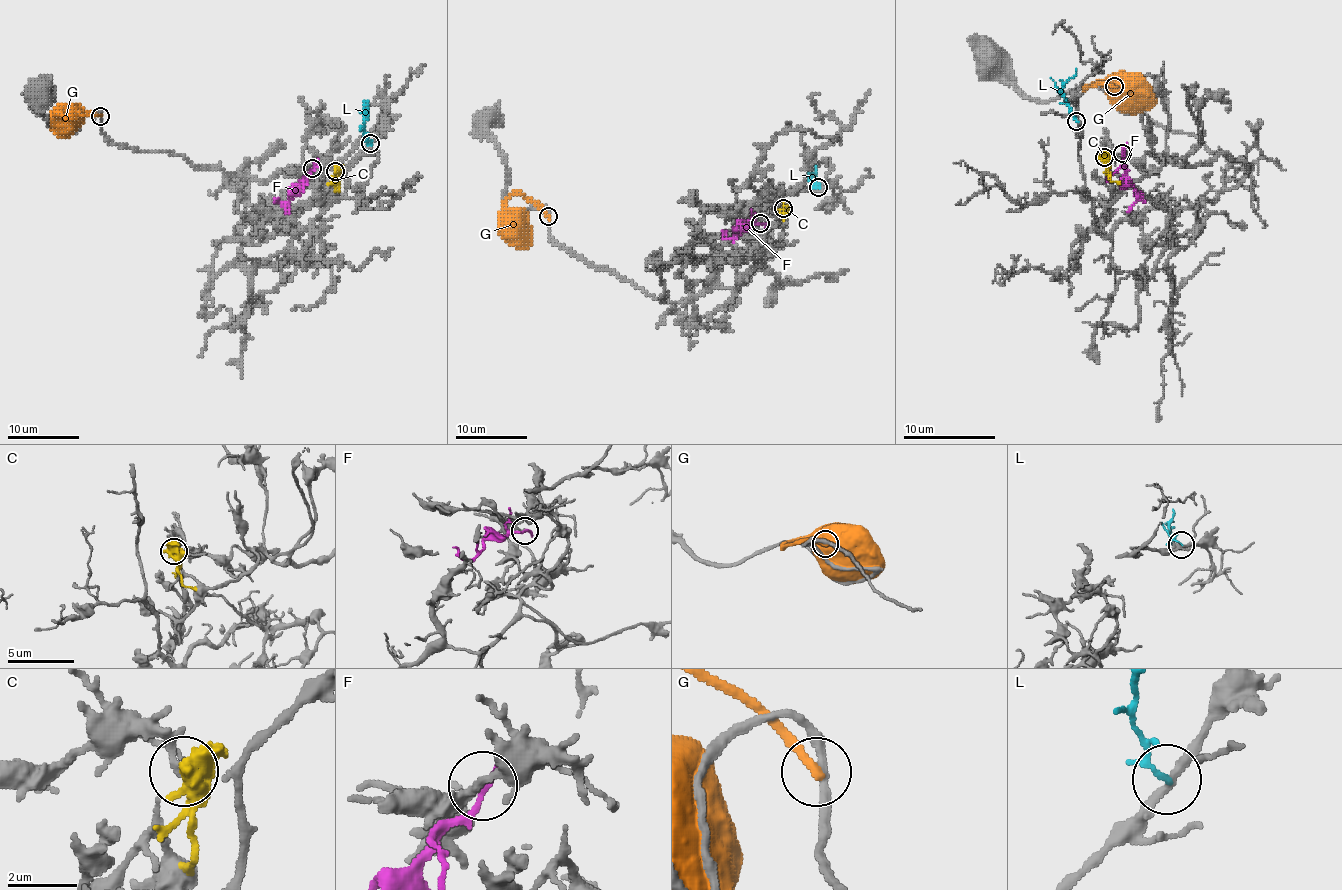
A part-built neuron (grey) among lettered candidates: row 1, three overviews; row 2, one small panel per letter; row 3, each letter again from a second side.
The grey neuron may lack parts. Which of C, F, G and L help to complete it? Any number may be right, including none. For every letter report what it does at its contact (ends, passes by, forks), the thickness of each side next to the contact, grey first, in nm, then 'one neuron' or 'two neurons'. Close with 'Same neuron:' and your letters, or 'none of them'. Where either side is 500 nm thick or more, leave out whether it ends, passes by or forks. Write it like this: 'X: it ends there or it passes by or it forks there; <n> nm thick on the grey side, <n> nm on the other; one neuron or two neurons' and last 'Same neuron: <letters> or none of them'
C: 130 nm thick on the grey side, 550 nm on the other; two neurons
F: it passes by; 160 nm thick on the grey side, 180 nm on the other; two neurons
G: it ends there; 260 nm thick on the grey side, 260 nm on the other; two neurons
L: it passes by; 200 nm thick on the grey side, 120 nm on the other; two neurons
Same neuron: none of them

